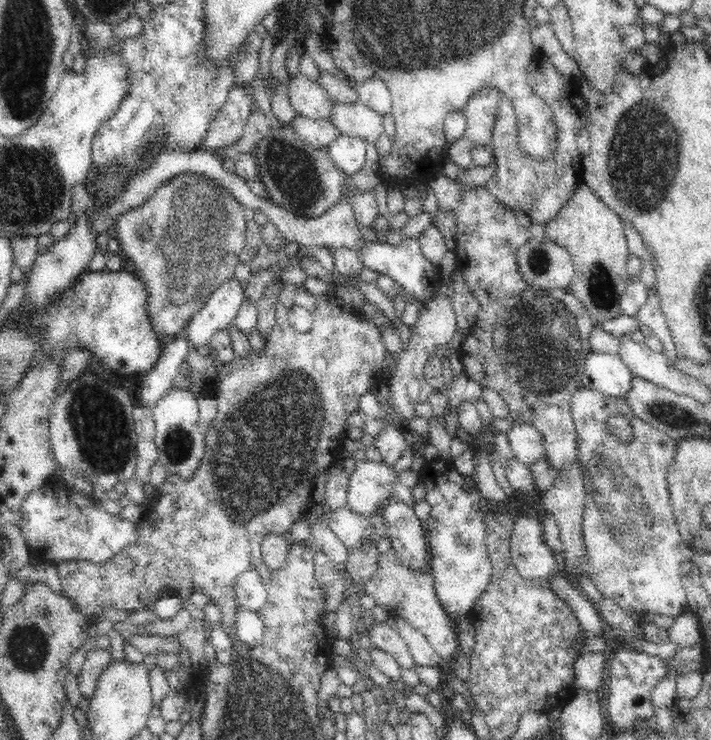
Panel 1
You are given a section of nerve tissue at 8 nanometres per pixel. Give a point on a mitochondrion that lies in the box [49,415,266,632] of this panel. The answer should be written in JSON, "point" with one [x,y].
{"point":[178,446]}

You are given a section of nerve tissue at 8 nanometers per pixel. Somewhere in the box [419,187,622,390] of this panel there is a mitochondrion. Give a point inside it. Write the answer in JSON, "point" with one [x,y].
{"point":[601,289]}

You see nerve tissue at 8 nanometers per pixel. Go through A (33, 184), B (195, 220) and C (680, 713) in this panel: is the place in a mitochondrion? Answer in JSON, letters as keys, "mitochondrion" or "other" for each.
{"A":"mitochondrion","B":"mitochondrion","C":"other"}

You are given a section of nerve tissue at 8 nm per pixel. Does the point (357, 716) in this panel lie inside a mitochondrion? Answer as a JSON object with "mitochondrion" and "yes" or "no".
{"mitochondrion":"no"}

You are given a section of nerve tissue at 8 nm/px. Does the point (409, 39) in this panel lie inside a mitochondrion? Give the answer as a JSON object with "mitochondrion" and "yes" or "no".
{"mitochondrion":"yes"}

